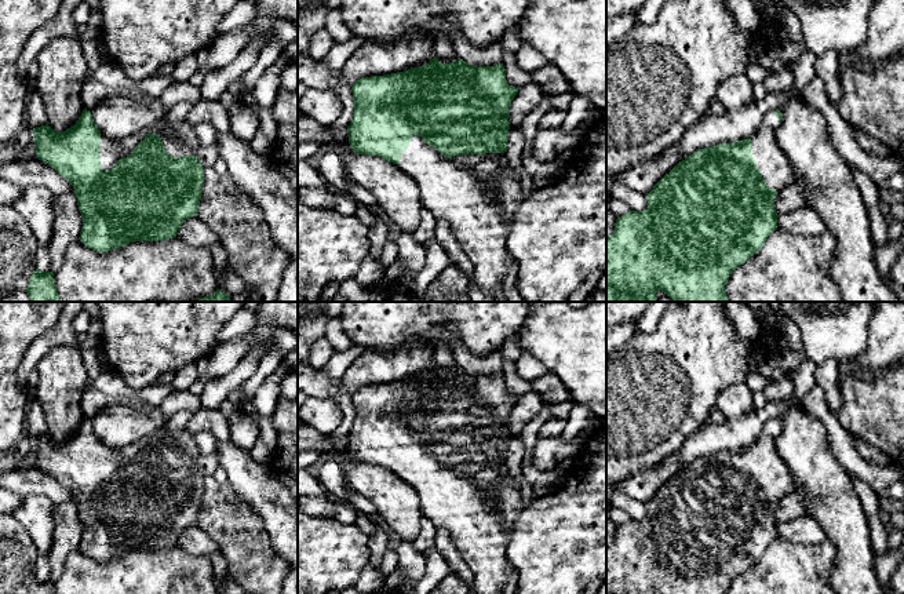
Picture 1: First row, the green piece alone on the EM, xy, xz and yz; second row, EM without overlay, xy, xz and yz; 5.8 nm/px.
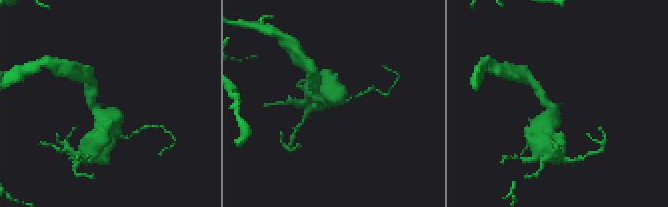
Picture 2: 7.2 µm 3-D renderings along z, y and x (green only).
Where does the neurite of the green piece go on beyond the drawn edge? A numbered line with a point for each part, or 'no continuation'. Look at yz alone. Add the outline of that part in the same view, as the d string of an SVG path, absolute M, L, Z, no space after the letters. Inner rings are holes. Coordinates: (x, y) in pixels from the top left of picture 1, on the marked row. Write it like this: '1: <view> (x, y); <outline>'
1: yz (777, 171); M773 110L768 112L761 130L751 136L751 154L761 171L766 186L780 193L785 186L795 183L798 174L776 139L781 123Z

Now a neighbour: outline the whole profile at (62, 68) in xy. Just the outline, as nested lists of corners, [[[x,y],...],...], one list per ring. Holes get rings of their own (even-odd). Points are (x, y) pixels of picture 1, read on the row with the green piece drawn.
[[[59,37],[36,58],[39,65],[33,87],[41,94],[48,121],[55,132],[76,124],[84,107],[80,99],[88,65],[79,37]]]

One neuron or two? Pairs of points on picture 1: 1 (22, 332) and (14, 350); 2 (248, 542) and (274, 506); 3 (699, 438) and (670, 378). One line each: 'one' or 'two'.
1: one
2: two
3: two

